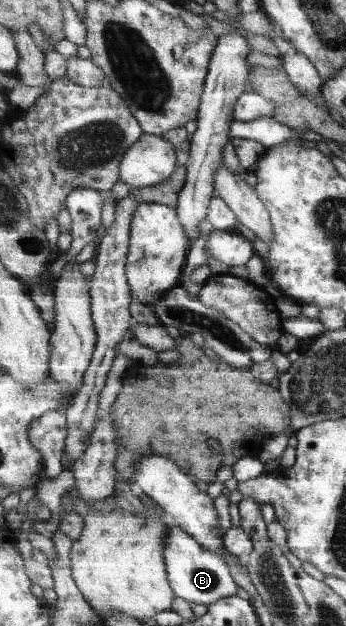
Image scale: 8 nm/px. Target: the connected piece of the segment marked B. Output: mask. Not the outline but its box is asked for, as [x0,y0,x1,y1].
[164,522,237,606]

